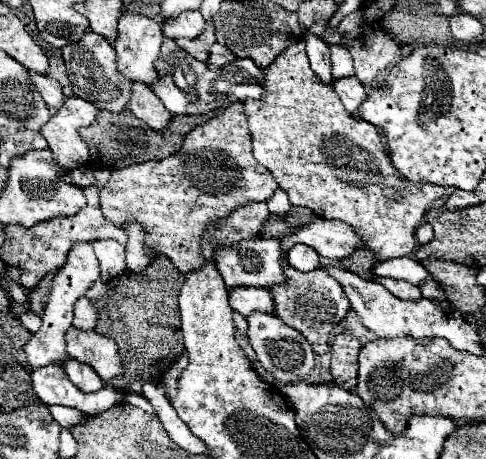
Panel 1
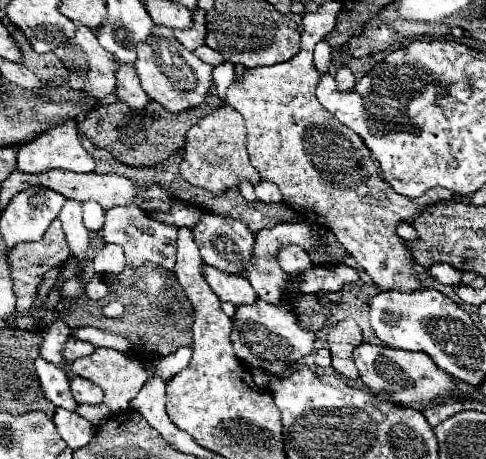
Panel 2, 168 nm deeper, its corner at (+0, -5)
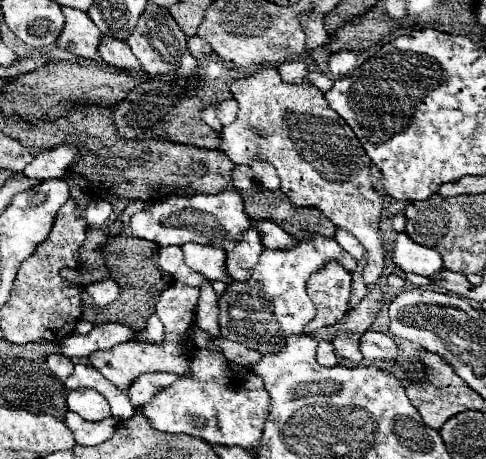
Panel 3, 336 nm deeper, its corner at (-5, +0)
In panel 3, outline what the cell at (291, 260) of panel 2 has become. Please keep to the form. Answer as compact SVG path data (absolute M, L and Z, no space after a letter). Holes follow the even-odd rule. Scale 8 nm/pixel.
M258 220L254 222L254 228L260 232L260 240L264 242L264 248L274 248L274 250L284 250L294 246L294 236L284 232L278 224L270 220Z

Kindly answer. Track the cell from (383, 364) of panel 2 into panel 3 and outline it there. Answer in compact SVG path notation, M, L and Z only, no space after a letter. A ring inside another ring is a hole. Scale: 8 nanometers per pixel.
M366 330L360 338L360 350L368 360L386 360L392 362L398 356L398 346L390 336L374 330Z

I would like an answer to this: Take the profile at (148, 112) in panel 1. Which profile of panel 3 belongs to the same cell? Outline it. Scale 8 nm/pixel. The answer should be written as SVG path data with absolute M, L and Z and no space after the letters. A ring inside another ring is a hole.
M102 36L100 38L100 58L104 62L108 62L110 66L116 66L116 68L126 68L130 72L136 72L140 70L140 64L136 60L136 56L132 54L132 50L128 48L126 42L122 40L116 40L112 36Z

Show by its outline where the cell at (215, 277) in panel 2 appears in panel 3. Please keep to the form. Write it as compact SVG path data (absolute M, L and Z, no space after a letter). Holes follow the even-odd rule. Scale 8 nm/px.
M188 242L180 246L184 252L184 260L186 264L204 274L210 282L214 280L222 280L222 282L230 282L226 268L224 268L224 252L220 248L212 248L206 244L196 244L196 242Z

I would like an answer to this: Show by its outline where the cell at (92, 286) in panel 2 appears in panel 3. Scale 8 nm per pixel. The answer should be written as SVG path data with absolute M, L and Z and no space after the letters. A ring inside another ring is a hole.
M106 278L102 282L94 282L94 284L86 286L86 292L92 296L96 306L106 306L118 298L120 288L112 278Z

